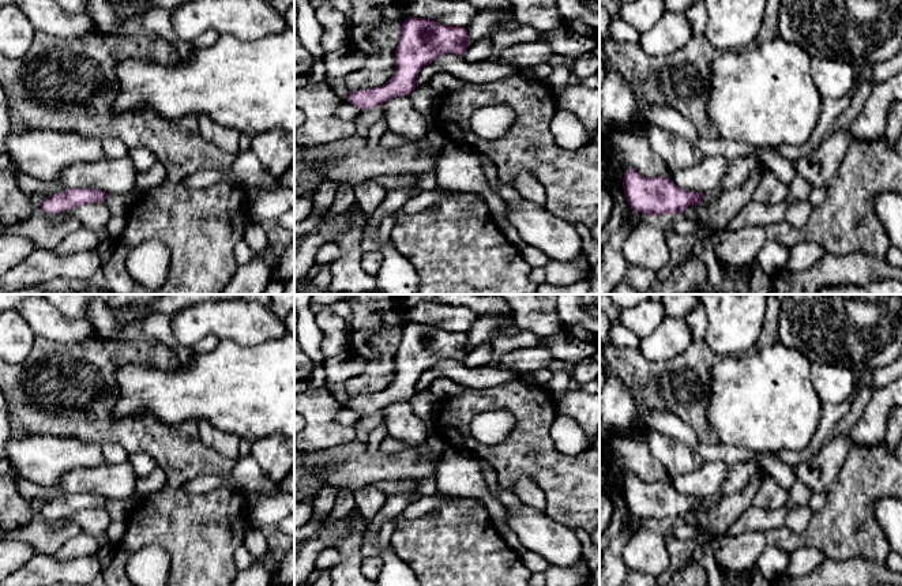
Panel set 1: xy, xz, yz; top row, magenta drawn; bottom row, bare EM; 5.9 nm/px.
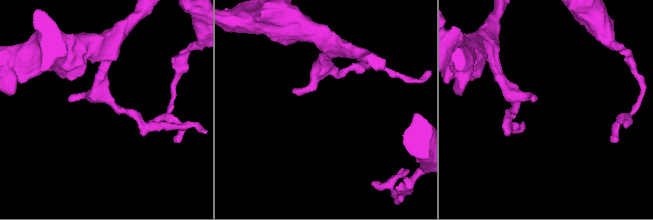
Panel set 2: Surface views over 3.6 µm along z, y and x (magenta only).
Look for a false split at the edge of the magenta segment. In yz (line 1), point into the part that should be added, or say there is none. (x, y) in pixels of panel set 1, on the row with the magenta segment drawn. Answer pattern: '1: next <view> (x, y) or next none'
1: next none

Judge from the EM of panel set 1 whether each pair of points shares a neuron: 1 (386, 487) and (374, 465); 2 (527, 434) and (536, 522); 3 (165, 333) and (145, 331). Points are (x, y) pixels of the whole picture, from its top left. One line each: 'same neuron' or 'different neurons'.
1: different neurons
2: different neurons
3: same neuron

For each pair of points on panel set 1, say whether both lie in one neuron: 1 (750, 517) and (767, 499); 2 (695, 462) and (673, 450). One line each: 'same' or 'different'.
1: different
2: same

